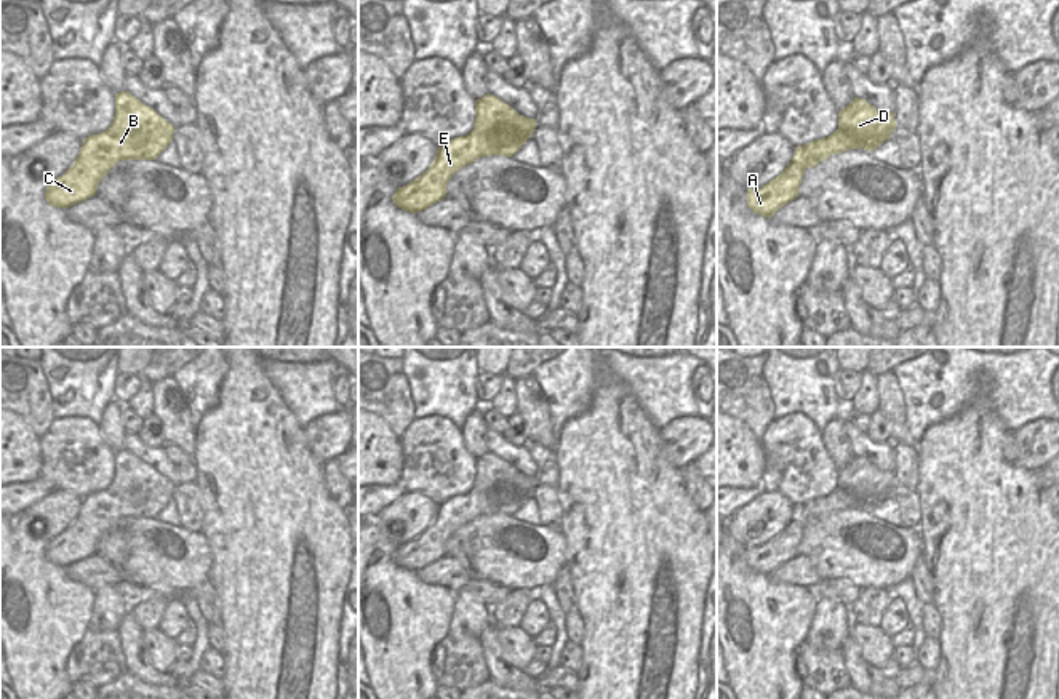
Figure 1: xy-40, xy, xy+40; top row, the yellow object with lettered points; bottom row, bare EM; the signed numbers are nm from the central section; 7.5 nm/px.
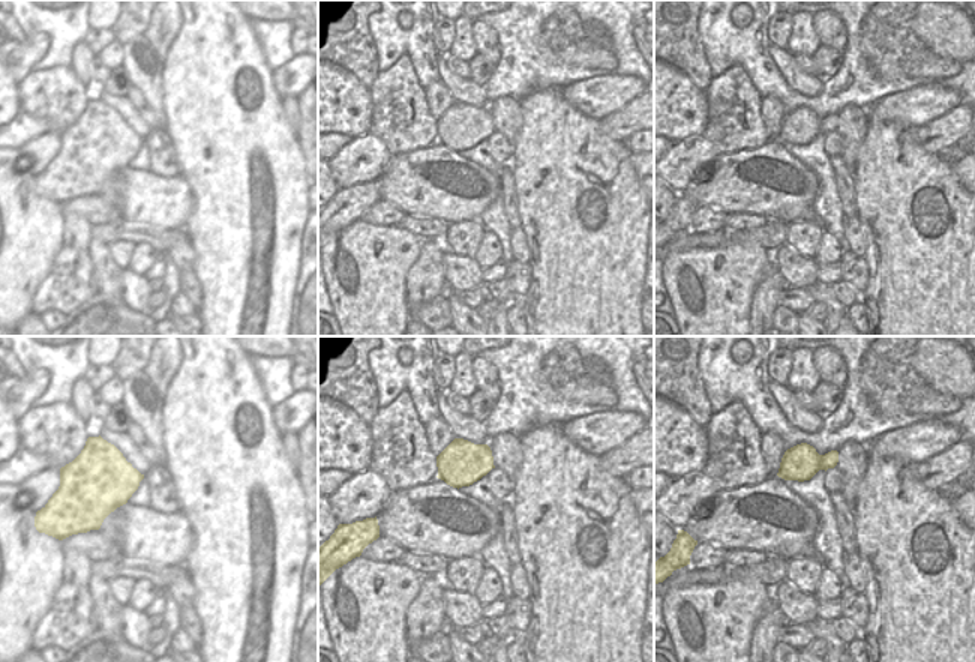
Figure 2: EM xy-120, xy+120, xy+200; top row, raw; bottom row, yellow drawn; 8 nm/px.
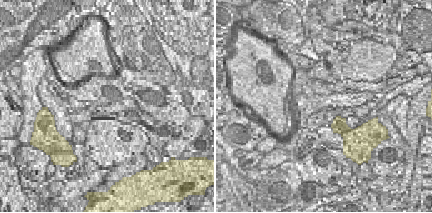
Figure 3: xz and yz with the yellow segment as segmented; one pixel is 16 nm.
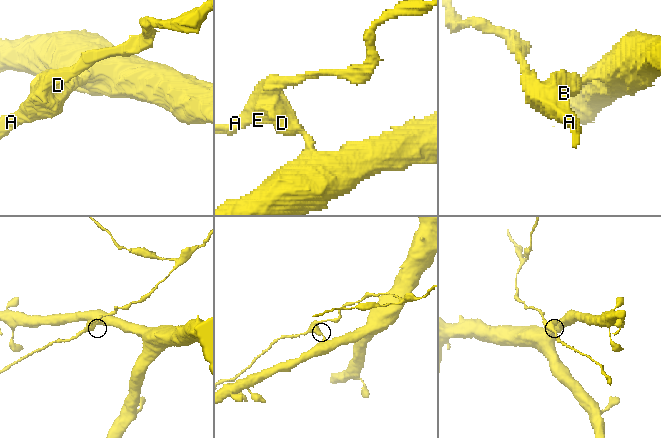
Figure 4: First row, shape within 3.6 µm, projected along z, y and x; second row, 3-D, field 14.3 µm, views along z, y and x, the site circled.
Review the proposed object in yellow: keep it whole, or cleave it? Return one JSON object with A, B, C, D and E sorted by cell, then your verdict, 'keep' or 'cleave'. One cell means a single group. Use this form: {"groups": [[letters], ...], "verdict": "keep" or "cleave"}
{"groups": [["A", "B", "C", "E"], ["D"]], "verdict": "cleave"}

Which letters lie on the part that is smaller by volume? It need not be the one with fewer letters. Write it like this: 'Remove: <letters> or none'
Remove: A, B, C, E

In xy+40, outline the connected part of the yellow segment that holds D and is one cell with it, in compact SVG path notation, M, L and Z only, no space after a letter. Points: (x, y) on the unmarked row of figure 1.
M864 457L854 459L840 469L838 486L848 491L859 507L873 509L896 488L893 470L878 470L872 462Z

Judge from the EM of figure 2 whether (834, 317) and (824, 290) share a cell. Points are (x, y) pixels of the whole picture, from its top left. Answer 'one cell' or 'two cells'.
one cell

